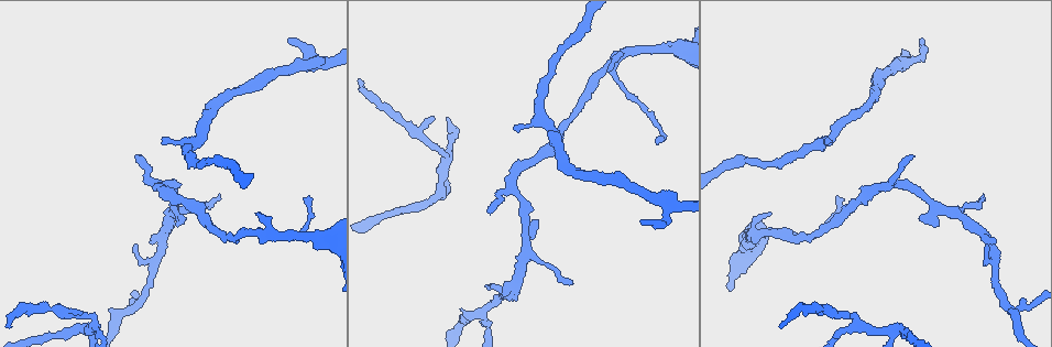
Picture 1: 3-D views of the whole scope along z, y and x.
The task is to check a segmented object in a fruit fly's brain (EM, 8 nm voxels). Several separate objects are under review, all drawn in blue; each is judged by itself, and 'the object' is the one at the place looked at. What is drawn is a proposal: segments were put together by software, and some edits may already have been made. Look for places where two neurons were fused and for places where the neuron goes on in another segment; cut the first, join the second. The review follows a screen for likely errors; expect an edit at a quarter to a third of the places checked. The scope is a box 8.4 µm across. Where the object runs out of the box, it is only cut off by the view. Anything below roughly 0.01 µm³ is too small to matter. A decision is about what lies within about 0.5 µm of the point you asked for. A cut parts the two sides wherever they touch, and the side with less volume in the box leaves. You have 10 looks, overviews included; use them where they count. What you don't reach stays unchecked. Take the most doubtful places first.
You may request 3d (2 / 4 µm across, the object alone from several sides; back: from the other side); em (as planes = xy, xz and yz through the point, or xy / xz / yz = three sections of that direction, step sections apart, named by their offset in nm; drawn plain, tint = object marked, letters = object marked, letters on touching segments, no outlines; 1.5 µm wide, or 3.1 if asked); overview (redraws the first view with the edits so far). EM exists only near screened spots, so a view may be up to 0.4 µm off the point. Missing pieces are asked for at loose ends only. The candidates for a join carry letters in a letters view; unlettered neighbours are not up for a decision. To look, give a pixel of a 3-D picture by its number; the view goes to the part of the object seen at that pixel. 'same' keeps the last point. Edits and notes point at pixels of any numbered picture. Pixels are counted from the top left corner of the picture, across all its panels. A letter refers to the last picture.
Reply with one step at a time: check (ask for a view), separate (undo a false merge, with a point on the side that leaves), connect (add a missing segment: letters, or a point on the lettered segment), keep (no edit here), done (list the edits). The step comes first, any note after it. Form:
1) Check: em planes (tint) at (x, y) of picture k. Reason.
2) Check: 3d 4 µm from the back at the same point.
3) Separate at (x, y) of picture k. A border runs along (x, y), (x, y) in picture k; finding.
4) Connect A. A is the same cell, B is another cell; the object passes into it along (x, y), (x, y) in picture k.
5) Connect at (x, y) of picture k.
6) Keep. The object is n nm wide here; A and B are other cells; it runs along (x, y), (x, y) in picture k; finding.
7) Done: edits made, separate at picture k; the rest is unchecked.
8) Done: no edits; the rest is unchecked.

Check: 3d 4 µm from the back at (674, 49) of picture 1. Three-way junction.

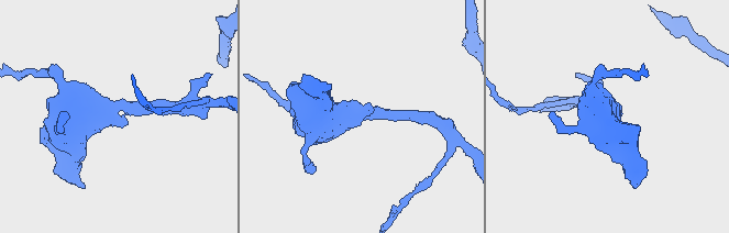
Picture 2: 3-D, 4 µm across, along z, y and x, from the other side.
Check: em yz step 8 (tint) at (114, 107) of picture 2. 3 arms meet here; the arms are 190, 440, 600 nm wide.

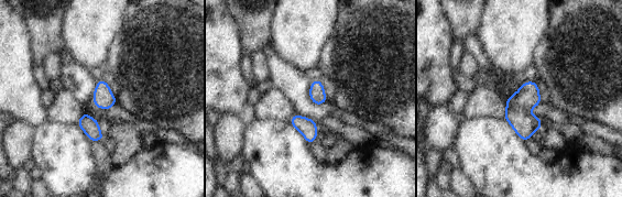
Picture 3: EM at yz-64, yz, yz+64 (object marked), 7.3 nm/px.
Check: em planes (letters) at the same point.

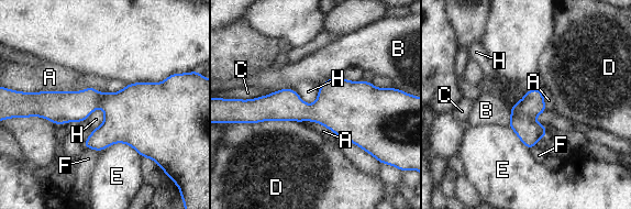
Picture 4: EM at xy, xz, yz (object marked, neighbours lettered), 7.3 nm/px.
Keep. A, B, C, D, E, F and H are other cells; a border runs along (100, 107), (103, 121), (91, 130) in picture 4; one neuron here.

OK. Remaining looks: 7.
Check: 3d 2 µm at (137, 246) of picture 1.

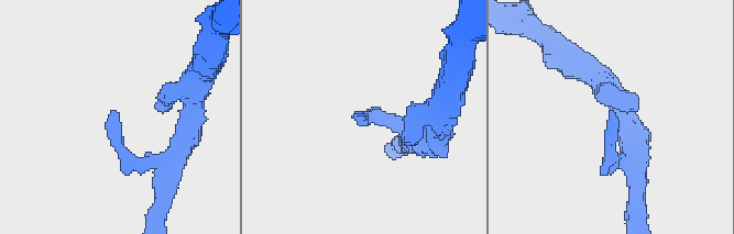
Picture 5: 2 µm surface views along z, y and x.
Check: em planes (plain) at (613, 114) of picture 5.

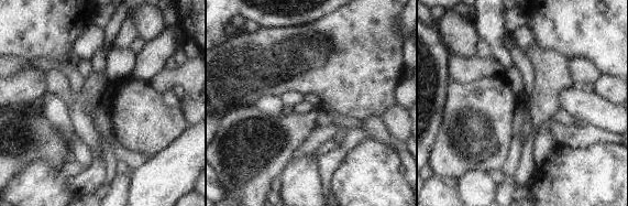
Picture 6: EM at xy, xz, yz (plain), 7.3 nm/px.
Check: em planes (letters) at the same point.

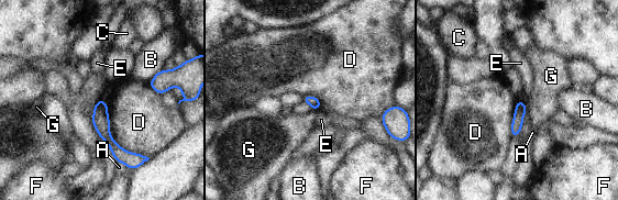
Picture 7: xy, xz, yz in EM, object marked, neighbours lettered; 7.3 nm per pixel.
Keep. A, B, C, D, E, F and G are other cells; it runs along (100, 102), (105, 135), (133, 159) in picture 7; none of them fits.

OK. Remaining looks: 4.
Check: 3d 2 µm at (487, 209) of picture 1.

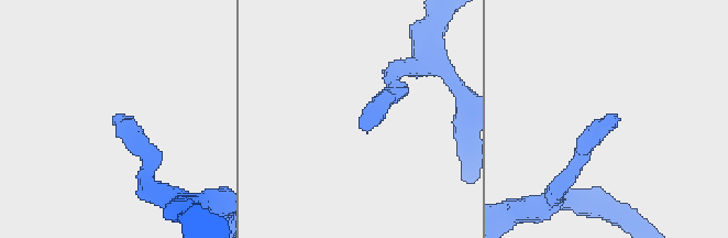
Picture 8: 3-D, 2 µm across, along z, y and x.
Check: em planes (letters) at (117, 117) of picture 8.

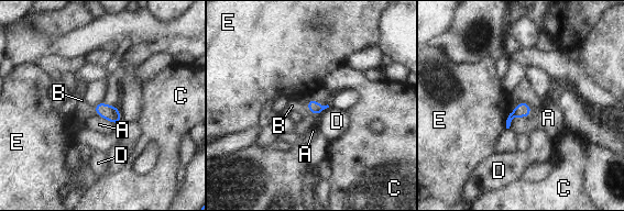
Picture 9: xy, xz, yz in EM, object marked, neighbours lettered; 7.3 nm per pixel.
Connect at (83, 111) of picture 9. B is the same cell, A, C, D and E are other cells; the object passes into it along (110, 113), (95, 111), (83, 111) in picture 9; it goes on there.

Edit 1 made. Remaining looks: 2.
Done: edits made, connect at picture 9; the rest is unchecked.

